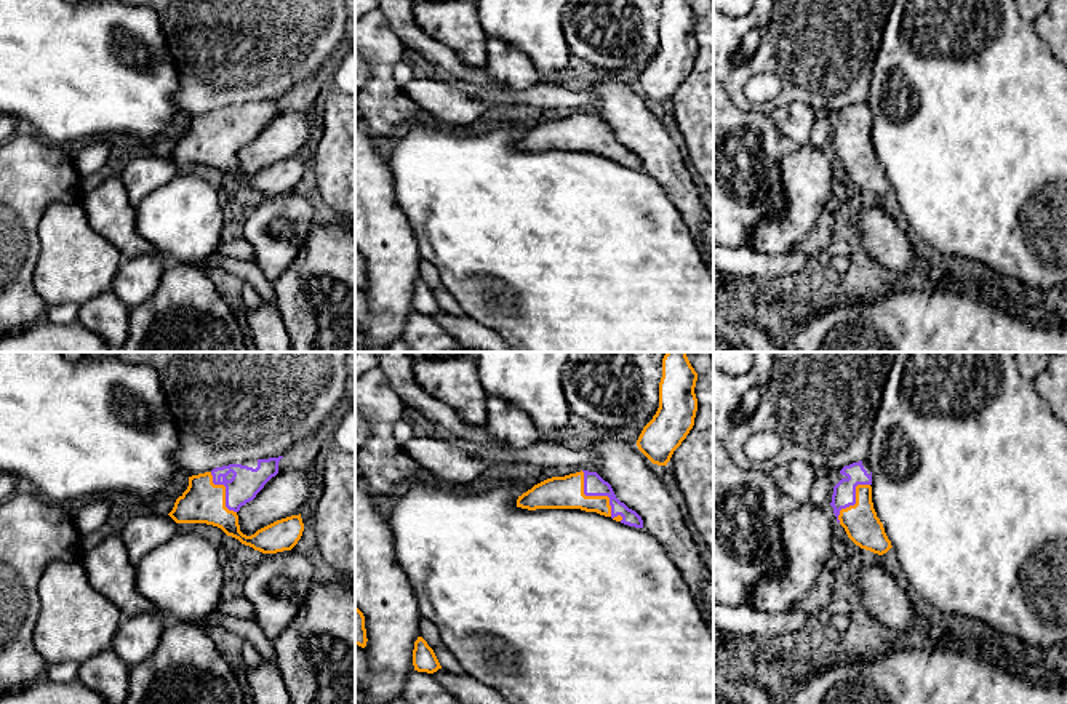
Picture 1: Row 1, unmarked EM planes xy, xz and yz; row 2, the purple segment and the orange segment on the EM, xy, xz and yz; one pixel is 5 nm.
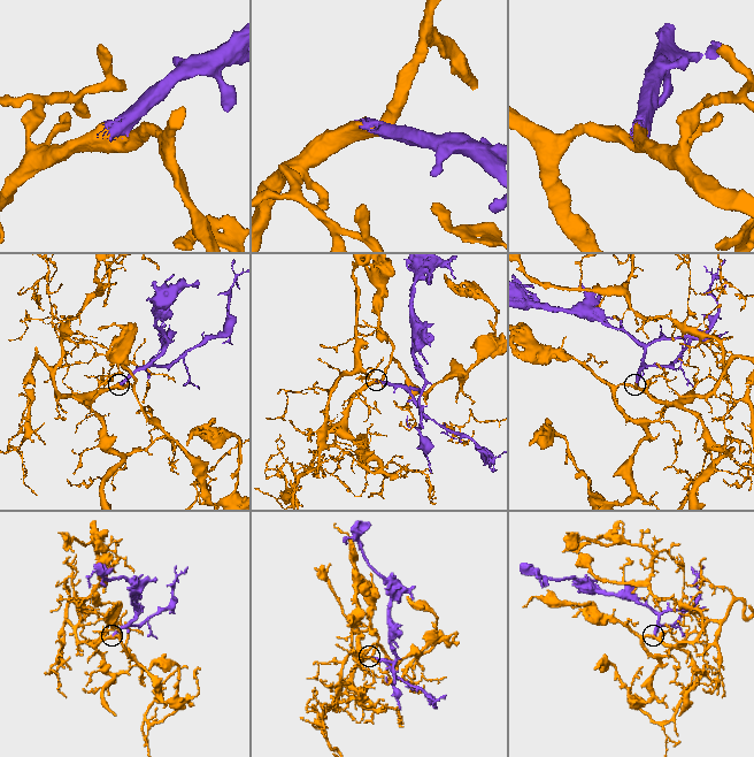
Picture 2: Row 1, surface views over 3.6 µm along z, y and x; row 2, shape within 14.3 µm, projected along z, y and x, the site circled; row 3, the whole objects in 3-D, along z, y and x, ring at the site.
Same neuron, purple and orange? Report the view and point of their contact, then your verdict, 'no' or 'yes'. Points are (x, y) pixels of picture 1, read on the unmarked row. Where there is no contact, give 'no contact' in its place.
xz (600, 136) | yes

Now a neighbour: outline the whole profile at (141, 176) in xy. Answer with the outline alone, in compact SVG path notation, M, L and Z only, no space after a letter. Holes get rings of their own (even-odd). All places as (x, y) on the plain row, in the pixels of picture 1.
M138 157L131 160L120 179L133 206L149 194L168 184L178 174L178 165L170 157Z

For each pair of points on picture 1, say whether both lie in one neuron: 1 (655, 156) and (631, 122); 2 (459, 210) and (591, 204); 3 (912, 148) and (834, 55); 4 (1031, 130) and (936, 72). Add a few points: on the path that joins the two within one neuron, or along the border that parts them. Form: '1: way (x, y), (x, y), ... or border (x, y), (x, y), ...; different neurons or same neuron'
1: way (655, 148), (639, 130); same neuron
2: way (491, 210), (536, 210), (543, 204), (559, 204); same neuron
3: border (875, 60), (871, 93), (866, 101); different neurons
4: way (1007, 130), (994, 130), (960, 96); same neuron

